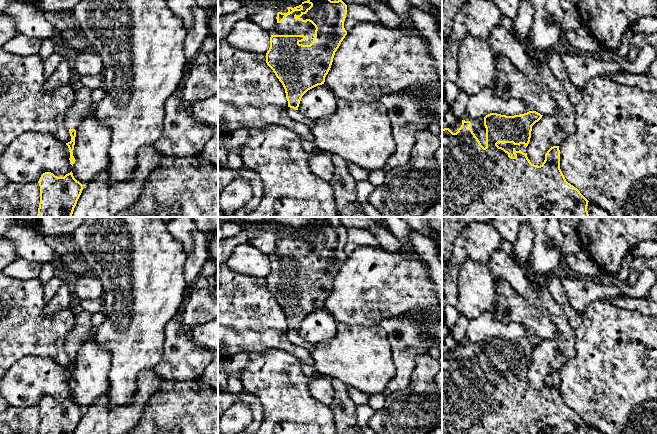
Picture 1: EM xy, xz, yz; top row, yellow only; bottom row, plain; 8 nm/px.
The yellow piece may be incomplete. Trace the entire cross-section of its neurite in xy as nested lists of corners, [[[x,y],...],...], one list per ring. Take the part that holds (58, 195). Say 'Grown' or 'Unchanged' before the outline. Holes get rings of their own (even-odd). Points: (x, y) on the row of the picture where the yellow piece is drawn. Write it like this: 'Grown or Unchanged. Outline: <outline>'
Unchanged. Outline: [[[72,171],[64,177],[45,172],[38,183],[40,203],[37,217],[72,217],[83,190],[83,185],[74,178]]]

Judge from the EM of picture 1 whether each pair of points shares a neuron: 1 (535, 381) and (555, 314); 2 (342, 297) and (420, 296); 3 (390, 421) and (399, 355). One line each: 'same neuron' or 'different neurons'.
1: same neuron
2: same neuron
3: different neurons

